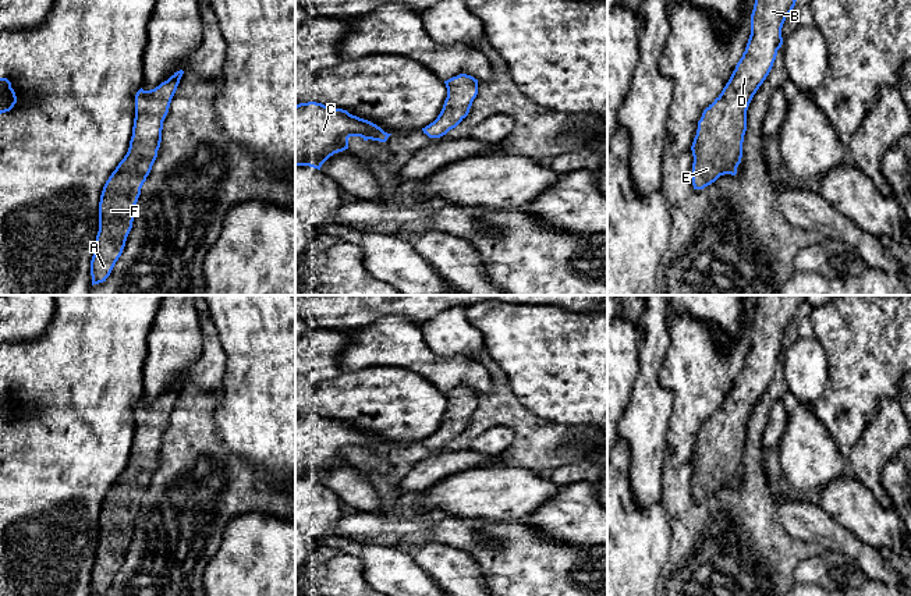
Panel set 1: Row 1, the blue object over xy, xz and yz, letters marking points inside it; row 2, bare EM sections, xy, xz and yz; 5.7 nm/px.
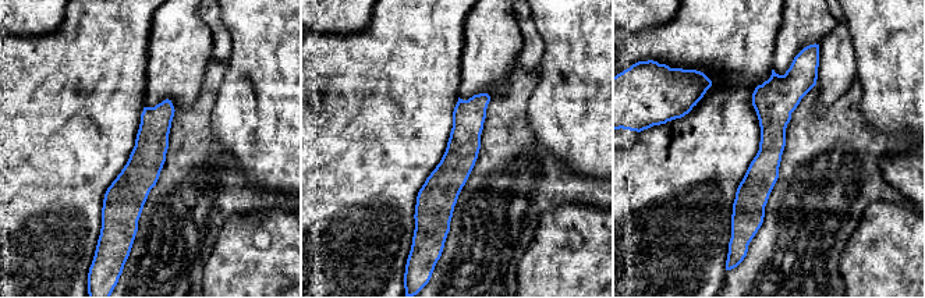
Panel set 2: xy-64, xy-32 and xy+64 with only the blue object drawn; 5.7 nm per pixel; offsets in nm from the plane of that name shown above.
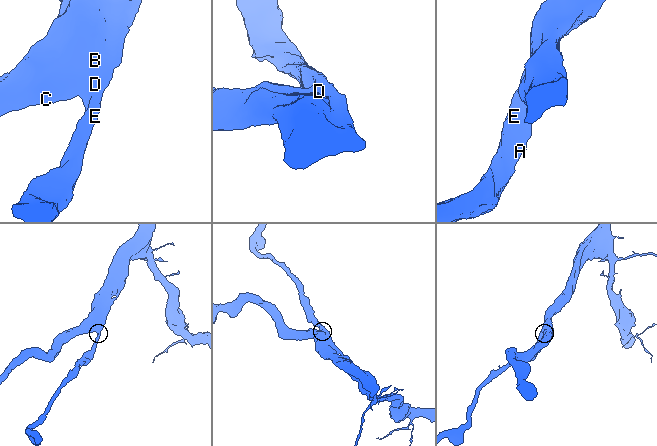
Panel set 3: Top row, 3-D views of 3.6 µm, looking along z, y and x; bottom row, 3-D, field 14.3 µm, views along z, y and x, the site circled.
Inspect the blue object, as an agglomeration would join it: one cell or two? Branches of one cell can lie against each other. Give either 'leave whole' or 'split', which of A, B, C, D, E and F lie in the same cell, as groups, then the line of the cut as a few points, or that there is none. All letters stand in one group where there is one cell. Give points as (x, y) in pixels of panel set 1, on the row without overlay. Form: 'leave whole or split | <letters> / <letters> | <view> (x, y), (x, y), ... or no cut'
leave whole | A B C D E F | no cut

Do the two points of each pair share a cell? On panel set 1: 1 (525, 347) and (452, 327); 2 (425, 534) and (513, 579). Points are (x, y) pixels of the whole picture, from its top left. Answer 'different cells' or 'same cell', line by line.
1: different cells
2: same cell

